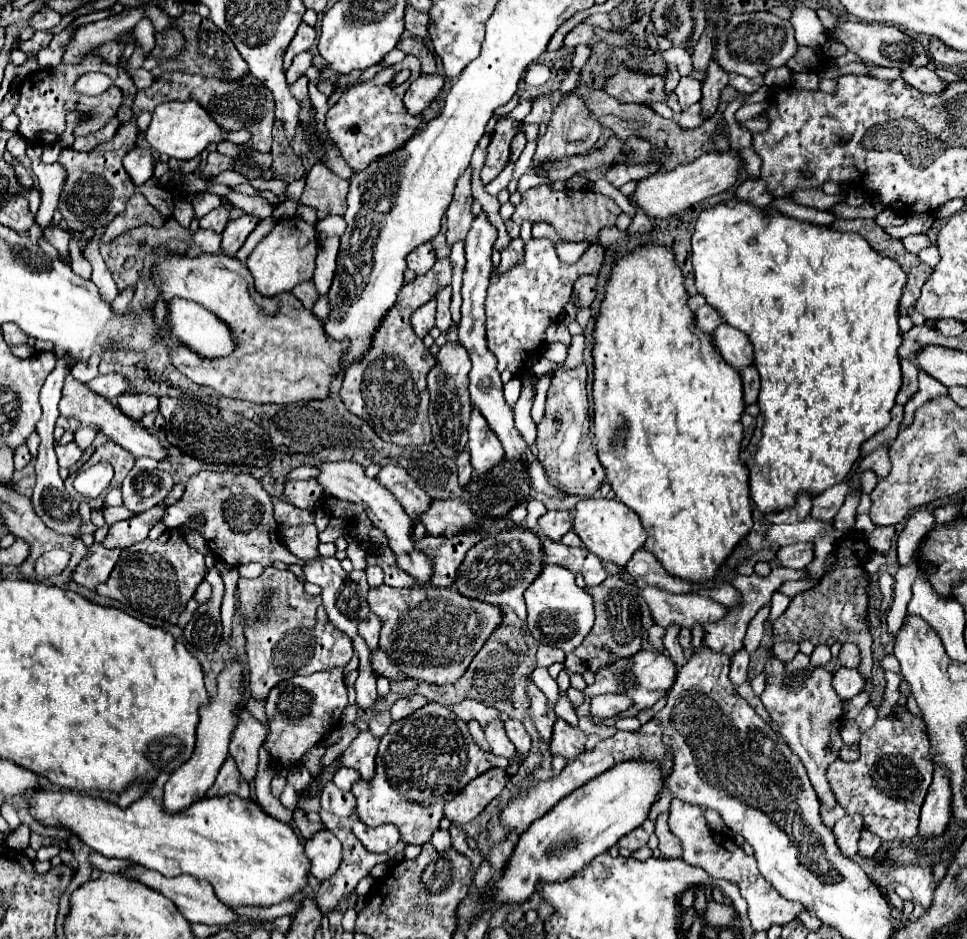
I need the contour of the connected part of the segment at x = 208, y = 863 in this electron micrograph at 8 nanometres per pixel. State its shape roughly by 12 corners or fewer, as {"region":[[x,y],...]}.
{"region":[[40,788],[44,828],[106,858],[272,906],[306,886],[294,830],[254,800],[182,812]]}

